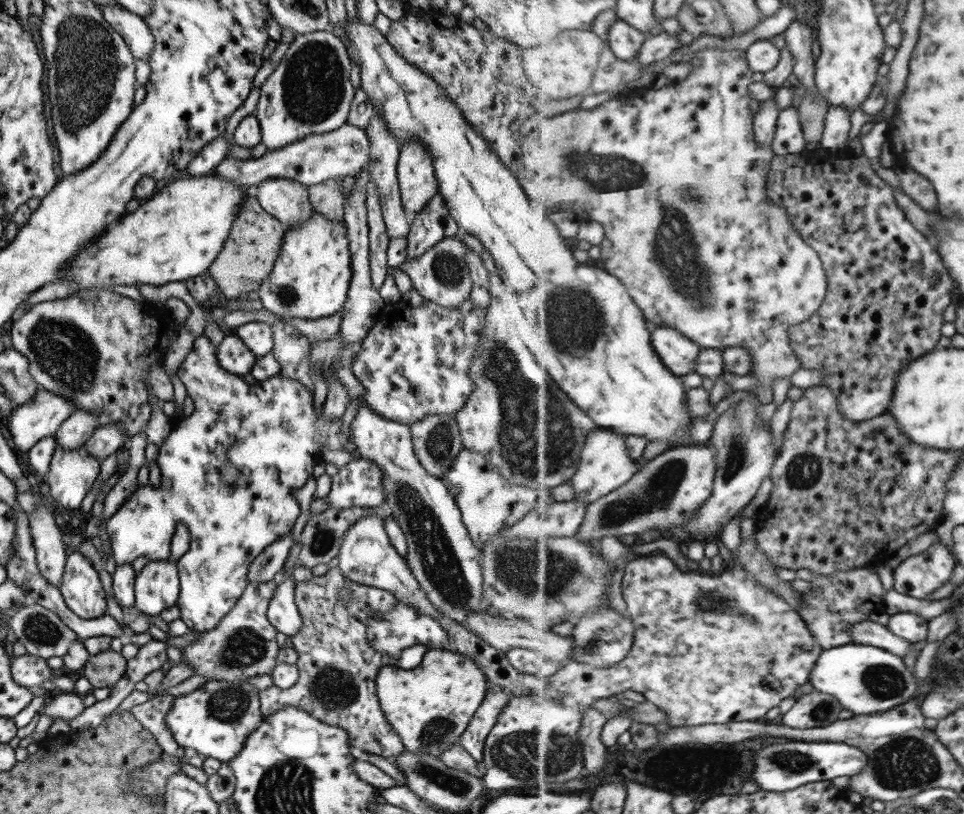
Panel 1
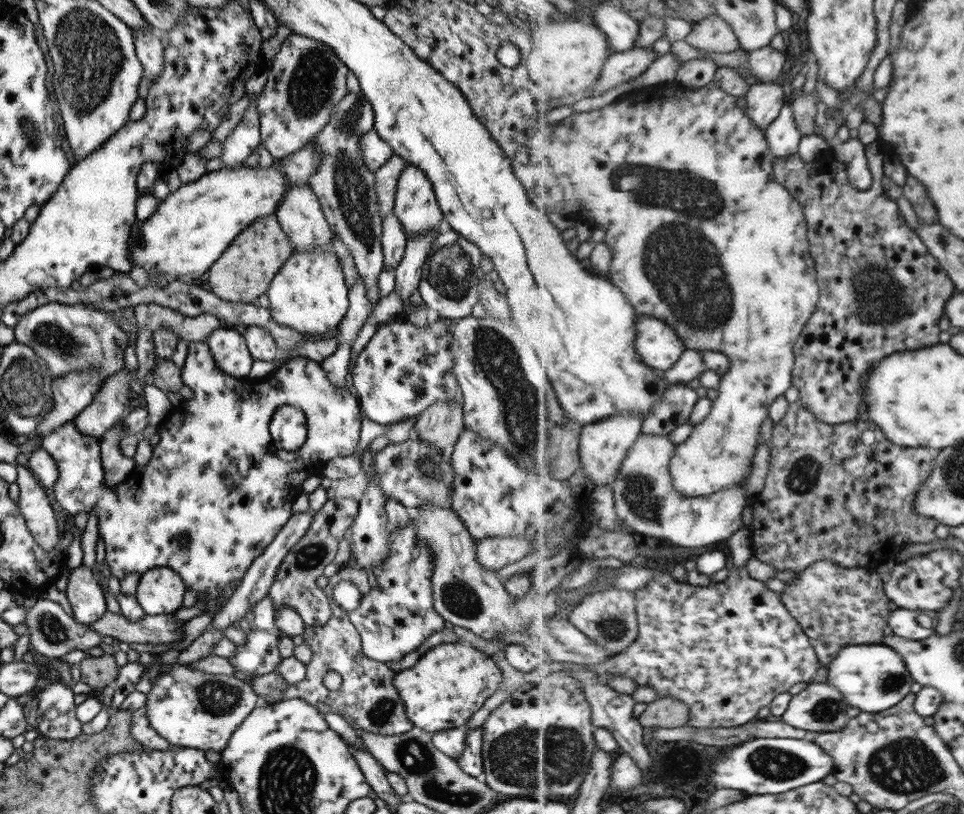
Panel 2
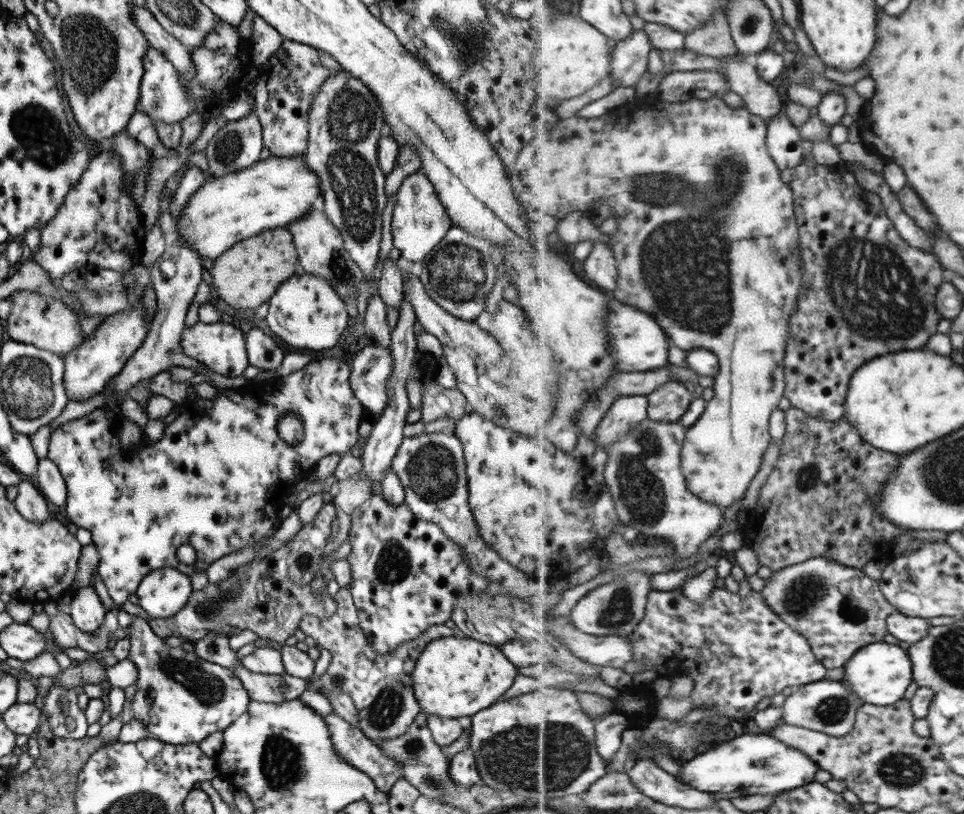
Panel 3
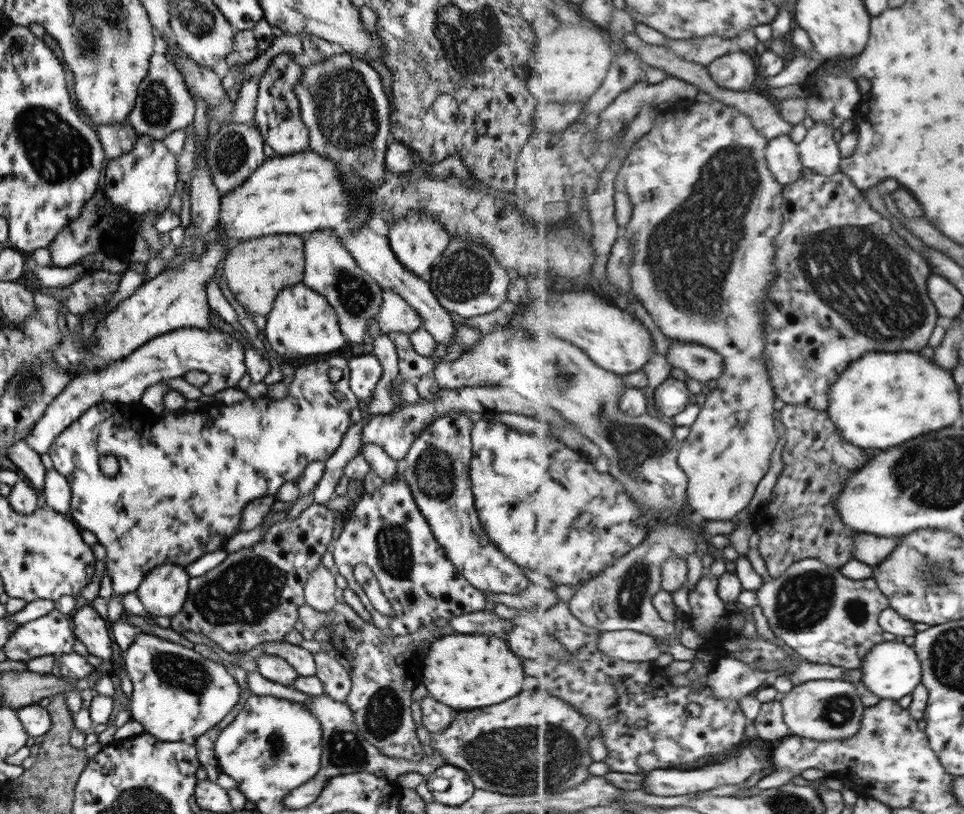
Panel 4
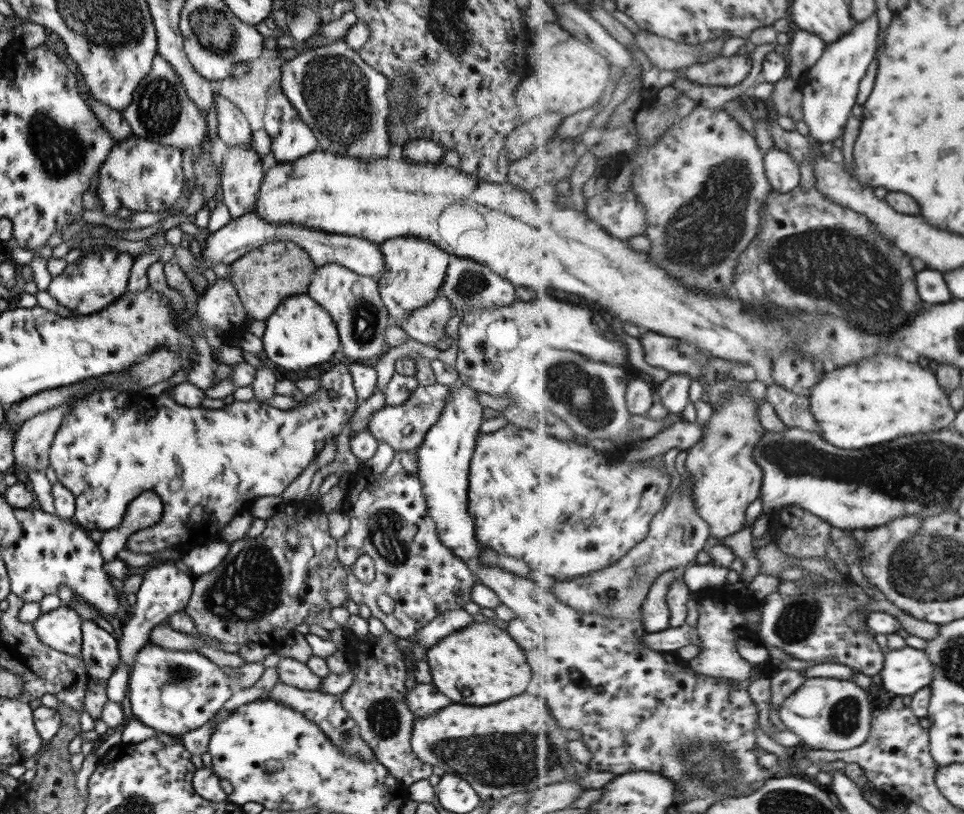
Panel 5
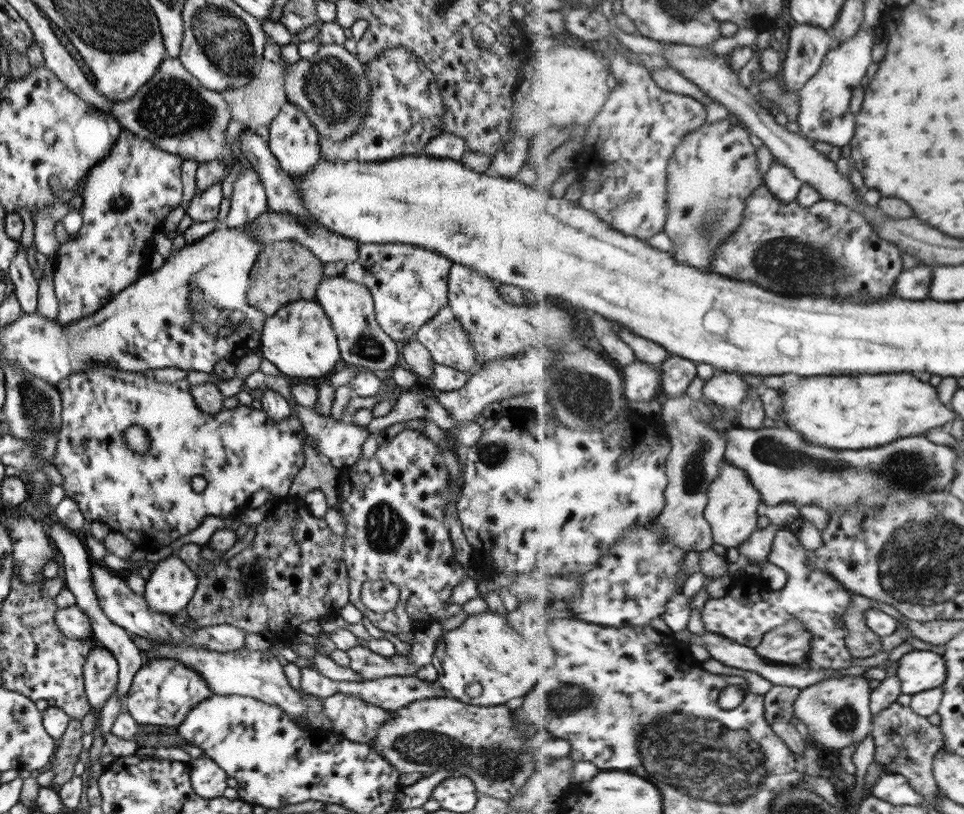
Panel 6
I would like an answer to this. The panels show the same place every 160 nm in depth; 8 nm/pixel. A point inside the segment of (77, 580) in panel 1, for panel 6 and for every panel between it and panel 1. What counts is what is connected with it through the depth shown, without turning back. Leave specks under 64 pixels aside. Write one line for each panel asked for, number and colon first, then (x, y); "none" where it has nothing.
2: (85, 597)
3: (86, 611)
4: (88, 628)
5: (99, 650)
6: (99, 671)

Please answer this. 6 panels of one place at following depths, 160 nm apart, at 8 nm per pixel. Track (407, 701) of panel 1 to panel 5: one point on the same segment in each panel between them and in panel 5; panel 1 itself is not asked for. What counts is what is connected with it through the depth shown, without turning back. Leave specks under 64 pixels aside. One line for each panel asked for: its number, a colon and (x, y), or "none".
2: (446, 685)
3: (452, 677)
4: (463, 671)
5: (480, 658)

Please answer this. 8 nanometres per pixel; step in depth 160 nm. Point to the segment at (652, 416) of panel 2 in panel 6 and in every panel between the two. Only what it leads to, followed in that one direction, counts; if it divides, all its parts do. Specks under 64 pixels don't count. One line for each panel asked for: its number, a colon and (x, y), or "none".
3: (669, 403)
4: (671, 397)
5: (675, 391)
6: (678, 373)

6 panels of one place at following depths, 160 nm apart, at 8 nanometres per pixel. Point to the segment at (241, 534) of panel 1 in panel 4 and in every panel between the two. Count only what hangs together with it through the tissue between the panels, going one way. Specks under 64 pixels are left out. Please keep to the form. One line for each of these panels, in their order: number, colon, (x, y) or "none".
2: (220, 435)
3: (216, 479)
4: (183, 478)

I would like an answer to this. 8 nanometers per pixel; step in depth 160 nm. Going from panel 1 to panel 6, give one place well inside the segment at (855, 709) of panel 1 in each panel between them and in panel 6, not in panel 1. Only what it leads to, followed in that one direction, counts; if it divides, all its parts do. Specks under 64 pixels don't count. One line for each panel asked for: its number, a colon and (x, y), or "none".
2: (872, 677)
3: (880, 673)
4: (891, 670)
5: (907, 670)
6: (918, 670)

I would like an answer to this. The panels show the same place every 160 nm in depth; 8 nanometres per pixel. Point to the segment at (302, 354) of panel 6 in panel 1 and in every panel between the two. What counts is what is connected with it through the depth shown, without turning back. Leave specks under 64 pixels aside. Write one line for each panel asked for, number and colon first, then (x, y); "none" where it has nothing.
1: (309, 279)
2: (308, 294)
3: (305, 313)
4: (301, 323)
5: (299, 334)

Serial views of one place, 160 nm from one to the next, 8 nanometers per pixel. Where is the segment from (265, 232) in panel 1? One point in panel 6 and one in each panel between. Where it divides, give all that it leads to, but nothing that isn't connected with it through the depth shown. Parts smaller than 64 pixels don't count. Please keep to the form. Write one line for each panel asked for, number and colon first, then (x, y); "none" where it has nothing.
2: (242, 273)
3: (245, 276)
4: (255, 270)
5: (262, 277)
6: (284, 271)

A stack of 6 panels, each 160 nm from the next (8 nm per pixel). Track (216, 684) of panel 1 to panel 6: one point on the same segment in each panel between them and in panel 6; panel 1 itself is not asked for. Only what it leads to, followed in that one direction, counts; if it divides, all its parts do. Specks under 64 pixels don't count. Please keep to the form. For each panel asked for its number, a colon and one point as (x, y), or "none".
2: (190, 709)
3: (180, 699)
4: (177, 695)
5: (173, 691)
6: (162, 691)

